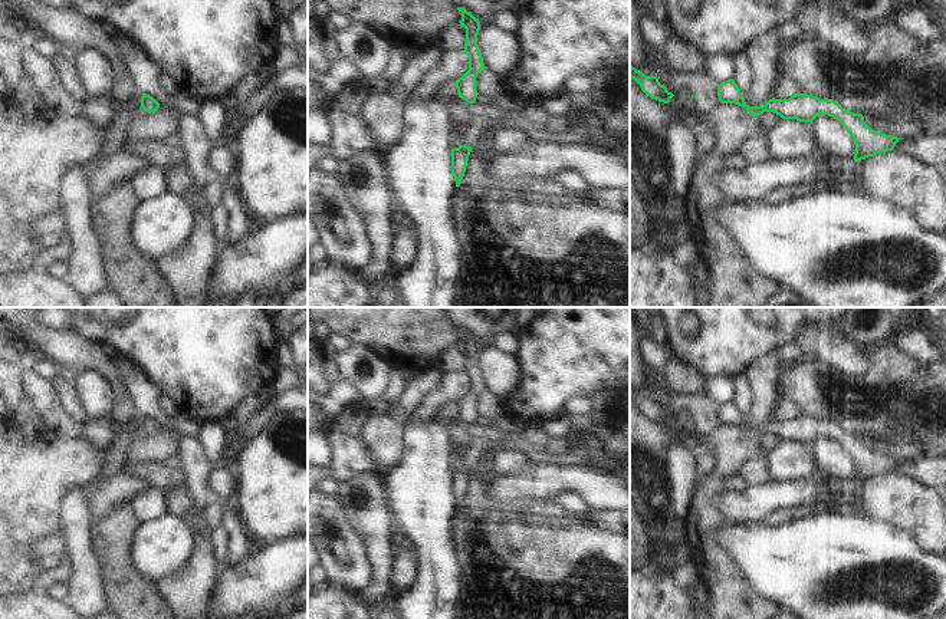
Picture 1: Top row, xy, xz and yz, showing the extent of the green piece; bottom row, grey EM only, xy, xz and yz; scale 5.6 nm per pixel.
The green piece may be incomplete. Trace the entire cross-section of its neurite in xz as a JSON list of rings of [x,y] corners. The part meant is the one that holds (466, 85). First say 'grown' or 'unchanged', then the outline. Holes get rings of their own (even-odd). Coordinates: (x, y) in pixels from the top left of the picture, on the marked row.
unchanged | [[[457,7],[457,10],[461,13],[460,26],[466,29],[466,43],[463,53],[469,56],[469,70],[461,78],[459,78],[454,85],[459,98],[467,103],[474,103],[479,95],[476,90],[476,78],[483,69],[486,69],[477,46],[480,22],[464,7]]]

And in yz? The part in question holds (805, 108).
unchanged | [[[733,79],[719,85],[717,96],[720,103],[739,105],[756,118],[763,112],[773,112],[782,119],[796,119],[799,122],[812,122],[818,115],[832,116],[853,136],[855,145],[855,162],[877,154],[893,151],[900,139],[897,136],[886,135],[871,129],[864,122],[864,116],[861,113],[854,113],[844,109],[834,99],[819,99],[807,93],[795,93],[789,99],[772,98],[762,106],[749,106]]]

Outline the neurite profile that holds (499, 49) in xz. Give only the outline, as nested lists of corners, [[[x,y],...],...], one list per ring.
[[[483,22],[477,34],[477,46],[486,69],[503,76],[516,68],[519,46],[513,33]]]

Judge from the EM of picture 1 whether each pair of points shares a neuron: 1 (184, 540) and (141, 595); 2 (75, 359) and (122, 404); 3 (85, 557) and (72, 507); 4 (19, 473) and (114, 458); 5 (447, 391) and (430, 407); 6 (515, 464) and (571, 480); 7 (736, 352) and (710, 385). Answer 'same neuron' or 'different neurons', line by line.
1: different neurons
2: same neuron
3: same neuron
4: different neurons
5: same neuron
6: different neurons
7: different neurons

